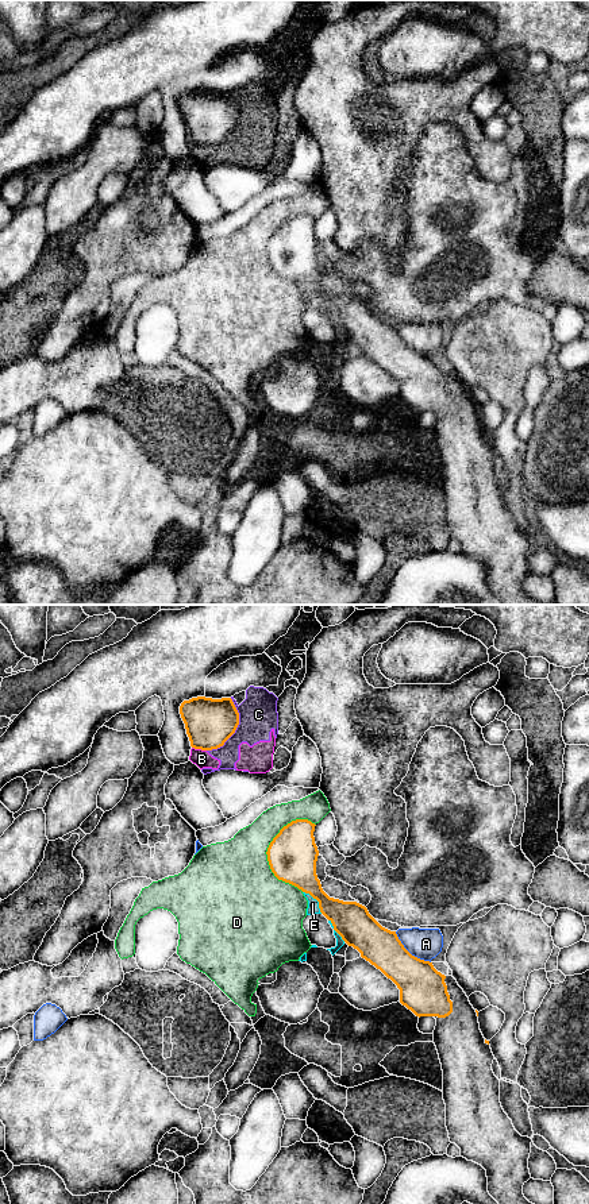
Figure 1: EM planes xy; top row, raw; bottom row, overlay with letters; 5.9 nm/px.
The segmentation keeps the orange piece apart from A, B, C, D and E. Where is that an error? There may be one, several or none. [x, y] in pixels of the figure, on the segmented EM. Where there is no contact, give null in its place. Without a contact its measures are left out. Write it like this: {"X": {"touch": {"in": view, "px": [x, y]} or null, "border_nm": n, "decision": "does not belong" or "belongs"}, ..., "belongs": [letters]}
{"A": {"touch": {"in": "xy", "px": [408, 952]}, "border_nm": 280, "decision": "does not belong"}, "B": {"touch": {"in": "xy", "px": [199, 748]}, "border_nm": 90, "decision": "does not belong"}, "C": {"touch": {"in": "xy", "px": [235, 729]}, "border_nm": 360, "decision": "does not belong"}, "D": {"touch": {"in": "xy", "px": [268, 859]}, "border_nm": 440, "decision": "does not belong"}, "E": {"touch": {"in": "xy", "px": [316, 899]}, "border_nm": 180, "decision": "does not belong"}, "belongs": []}

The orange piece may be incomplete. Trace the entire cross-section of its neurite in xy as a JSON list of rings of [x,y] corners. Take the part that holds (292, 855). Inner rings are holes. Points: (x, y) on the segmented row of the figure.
[[[296,819],[273,838],[266,854],[274,876],[319,902],[320,912],[342,939],[397,985],[403,1006],[419,1018],[449,1016],[453,1002],[446,976],[432,962],[412,956],[396,931],[382,927],[365,906],[330,898],[323,891],[316,875],[315,826],[308,819]]]

